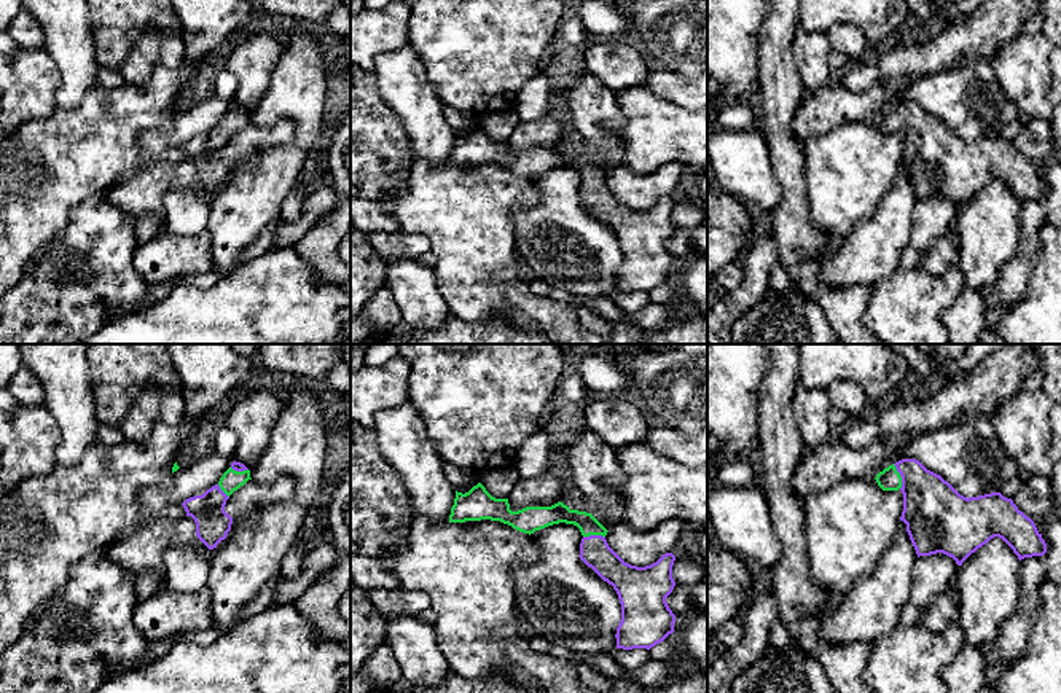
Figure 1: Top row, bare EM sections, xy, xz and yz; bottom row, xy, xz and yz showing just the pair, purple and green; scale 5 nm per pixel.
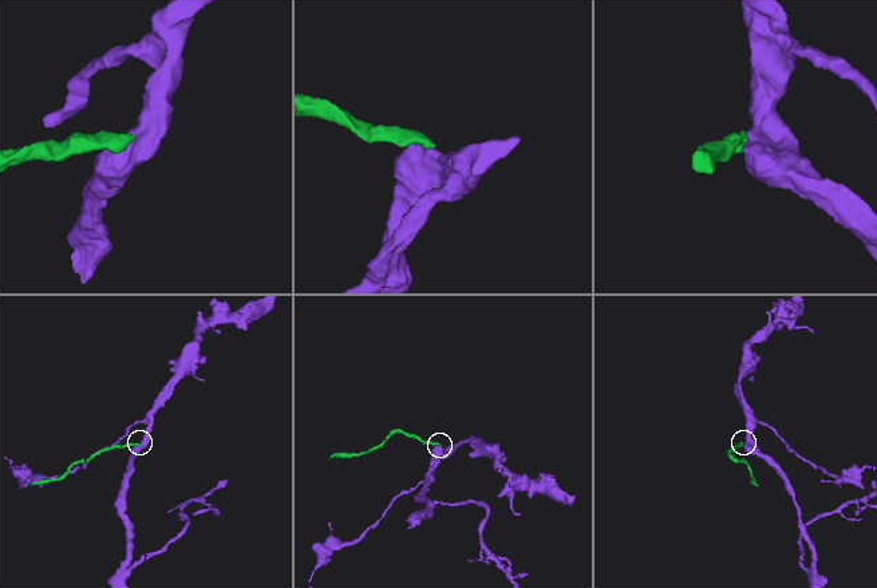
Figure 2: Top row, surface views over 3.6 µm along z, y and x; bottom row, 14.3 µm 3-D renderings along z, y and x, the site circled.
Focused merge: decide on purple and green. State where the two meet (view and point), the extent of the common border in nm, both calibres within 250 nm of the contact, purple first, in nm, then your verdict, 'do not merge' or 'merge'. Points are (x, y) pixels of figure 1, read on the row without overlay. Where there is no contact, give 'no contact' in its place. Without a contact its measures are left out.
yz (900, 118) | 130 nm | 320/110 nm | merge

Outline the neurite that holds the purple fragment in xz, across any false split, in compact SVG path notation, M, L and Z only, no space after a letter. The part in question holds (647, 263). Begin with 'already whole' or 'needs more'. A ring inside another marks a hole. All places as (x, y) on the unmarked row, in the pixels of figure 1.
needs more; M481 126L465 137L456 134L449 166L481 162L500 164L529 178L559 166L577 169L583 178L580 202L613 229L621 247L617 292L650 293L674 276L675 258L666 245L675 229L672 196L645 210L631 209L609 190L609 174L591 156L570 153L562 145L511 155L508 142L492 140Z

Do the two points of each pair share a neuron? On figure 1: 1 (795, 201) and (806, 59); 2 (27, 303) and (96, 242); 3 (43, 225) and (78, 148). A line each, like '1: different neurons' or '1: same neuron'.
1: different neurons
2: same neuron
3: same neuron

